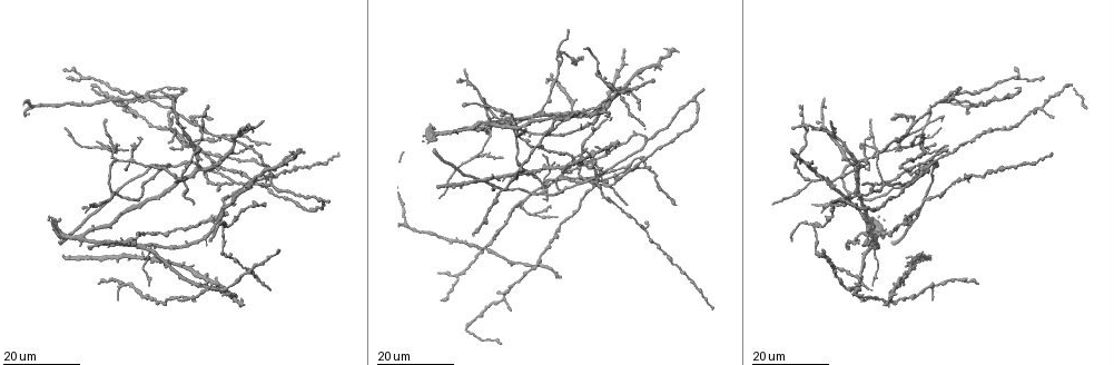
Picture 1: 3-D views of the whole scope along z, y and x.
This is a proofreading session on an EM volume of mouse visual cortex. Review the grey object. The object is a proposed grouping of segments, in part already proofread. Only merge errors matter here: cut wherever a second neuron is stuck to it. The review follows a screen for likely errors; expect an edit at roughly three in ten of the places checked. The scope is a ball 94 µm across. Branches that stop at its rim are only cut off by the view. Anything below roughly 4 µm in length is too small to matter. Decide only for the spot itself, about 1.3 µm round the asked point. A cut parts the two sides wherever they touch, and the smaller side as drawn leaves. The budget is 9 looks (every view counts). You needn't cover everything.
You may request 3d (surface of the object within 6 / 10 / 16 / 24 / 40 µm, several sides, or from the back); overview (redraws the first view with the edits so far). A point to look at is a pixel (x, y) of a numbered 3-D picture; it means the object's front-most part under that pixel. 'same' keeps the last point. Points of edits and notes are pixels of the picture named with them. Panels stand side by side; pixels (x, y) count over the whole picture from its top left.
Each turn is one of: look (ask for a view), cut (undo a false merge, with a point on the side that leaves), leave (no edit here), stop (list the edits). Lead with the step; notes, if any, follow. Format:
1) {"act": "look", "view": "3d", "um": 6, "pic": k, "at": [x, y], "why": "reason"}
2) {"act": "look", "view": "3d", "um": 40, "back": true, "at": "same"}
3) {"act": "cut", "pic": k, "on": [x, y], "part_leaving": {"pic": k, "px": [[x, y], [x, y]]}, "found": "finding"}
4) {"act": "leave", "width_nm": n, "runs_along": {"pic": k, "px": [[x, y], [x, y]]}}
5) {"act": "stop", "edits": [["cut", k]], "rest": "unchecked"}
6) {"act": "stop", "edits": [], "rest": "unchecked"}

{"act": "look", "view": "3d", "um": 24, "pic": 1, "at": [491, 135], "why": "looks like a crossing"}

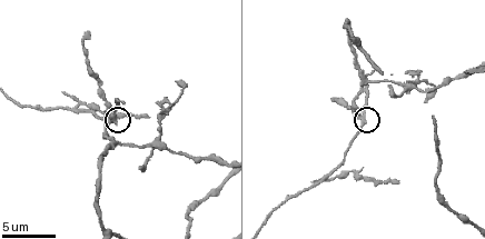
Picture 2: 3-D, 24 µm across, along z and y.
{"act": "look", "view": "3d", "um": 10, "pic": 2, "at": [113, 115]}

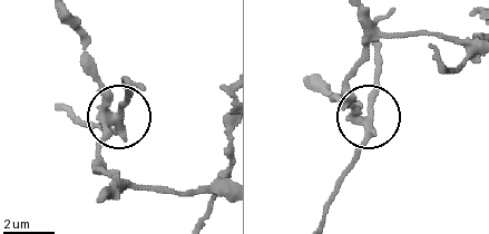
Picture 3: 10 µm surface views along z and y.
{"act": "cut", "pic": 3, "on": [355, 152], "width_nm": 320, "part_leaving": {"pic": 3, "px": [[353, 120], [363, 137], [323, 221]]}, "found": "two neurons meet here"}

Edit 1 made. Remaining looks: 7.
{"act": "look", "view": "3d", "um": 24, "pic": 1, "at": [920, 167], "why": "three-way junction"}

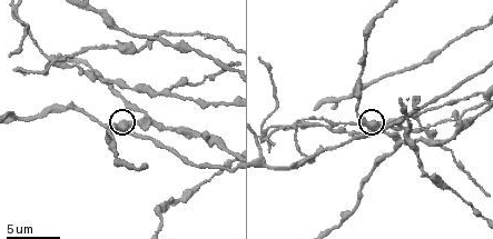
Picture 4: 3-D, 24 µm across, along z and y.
{"act": "look", "view": "3d", "um": 10, "pic": 4, "at": [125, 124], "why": "zoom in"}

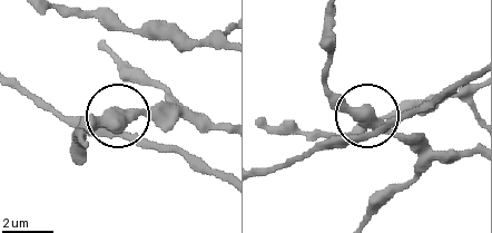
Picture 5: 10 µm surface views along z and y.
{"act": "leave", "found": "all the same neuron"}

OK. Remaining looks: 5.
{"act": "look", "view": "3d", "um": 10, "pic": 4, "at": [414, 116], "why": "branch point"}

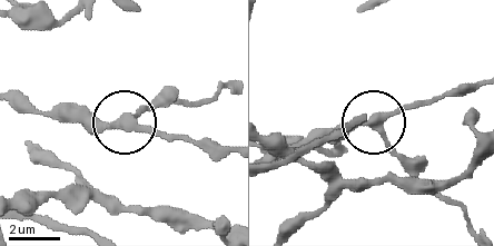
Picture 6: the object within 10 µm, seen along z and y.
{"act": "cut", "pic": 6, "on": [149, 109], "side_arm_um": 11, "arms": 3, "found": "a second neuron is stuck on"}

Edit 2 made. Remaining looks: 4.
{"act": "look", "view": "overview"}

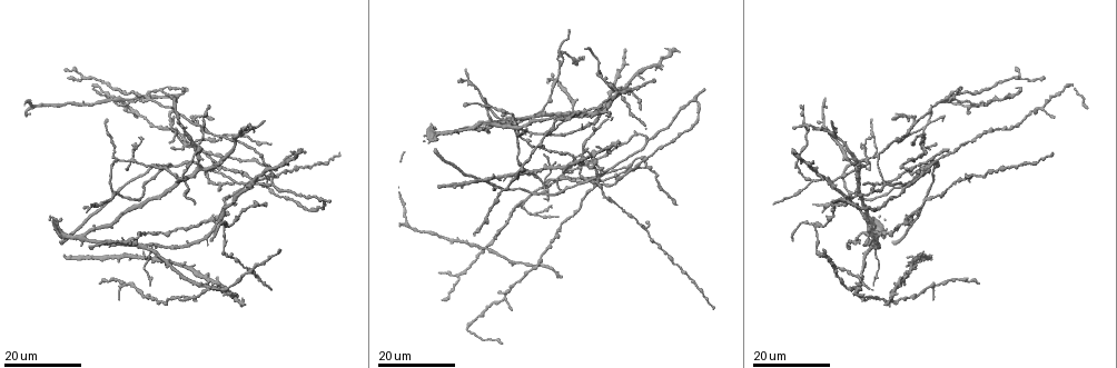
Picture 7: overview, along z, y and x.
{"act": "look", "view": "3d", "um": 24, "pic": 7, "at": [867, 160], "why": "four arms meet"}

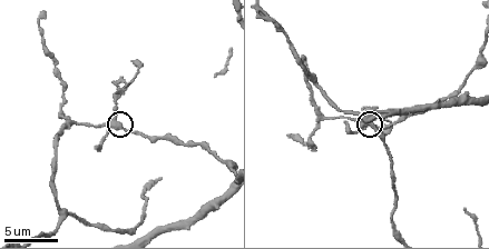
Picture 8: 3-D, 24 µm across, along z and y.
{"act": "look", "view": "3d", "um": 10, "pic": 8, "at": [114, 119]}

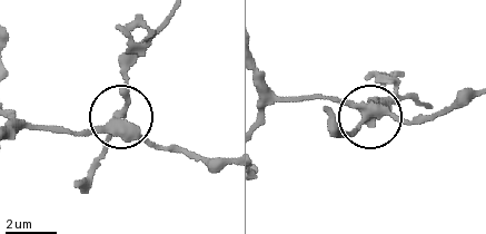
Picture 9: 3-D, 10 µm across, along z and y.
{"act": "cut", "pic": 9, "on": [126, 90], "side_arm_um": 8, "found": "a second neuron is stuck on"}

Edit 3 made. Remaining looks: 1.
{"act": "look", "view": "3d", "um": 6, "pic": 4, "at": [60, 65], "why": "four or more arms meet"}

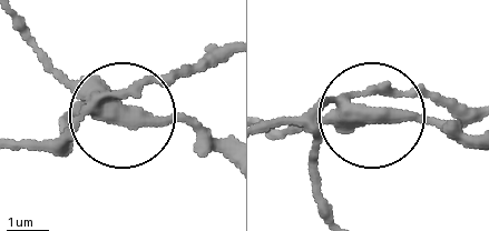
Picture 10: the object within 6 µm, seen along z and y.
{"act": "cut", "pic": 10, "on": [315, 147], "part_leaving": {"pic": 10, "px": [[348, 98], [430, 91], [472, 109]]}, "found": "two neurons meet here"}

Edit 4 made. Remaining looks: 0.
{"act": "stop", "edits": [["cut", 3], ["cut", 6], ["cut", 9], ["cut", 10]], "rest": "unchecked"}

